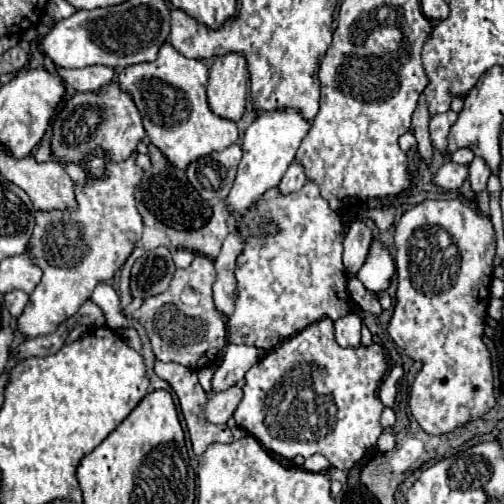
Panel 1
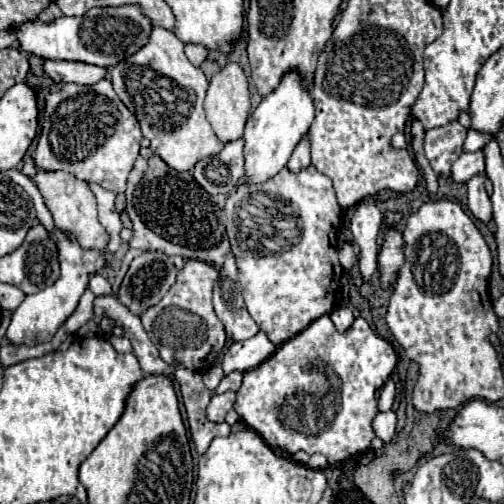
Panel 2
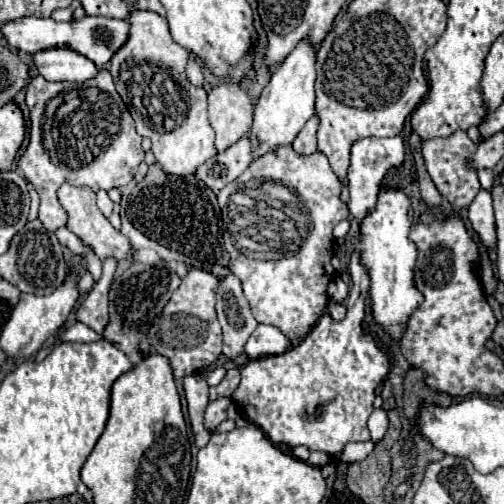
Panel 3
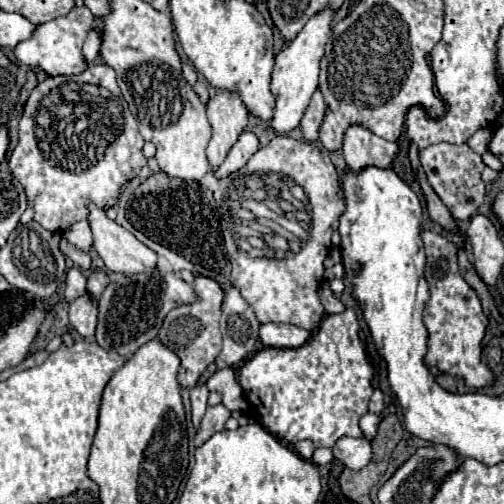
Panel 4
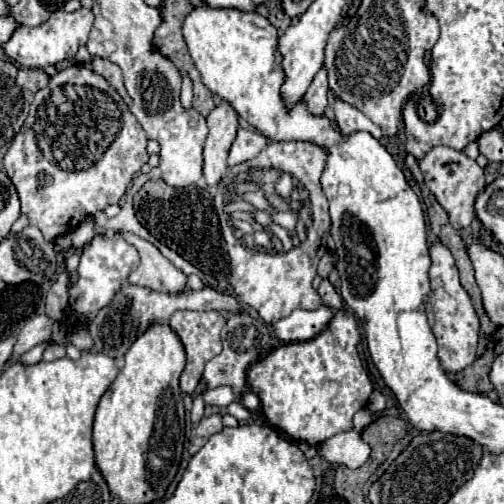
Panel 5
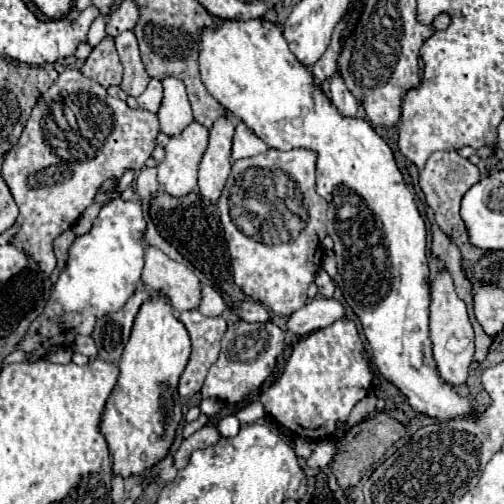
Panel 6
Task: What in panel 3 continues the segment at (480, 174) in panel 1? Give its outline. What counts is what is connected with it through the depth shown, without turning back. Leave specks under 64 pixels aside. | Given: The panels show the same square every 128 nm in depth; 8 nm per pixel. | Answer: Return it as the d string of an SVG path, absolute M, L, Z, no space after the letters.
M480 190L472 204L468 206L468 218L472 228L478 232L482 244L490 250L496 246L496 226L494 226L494 212L492 212L492 198L488 190Z

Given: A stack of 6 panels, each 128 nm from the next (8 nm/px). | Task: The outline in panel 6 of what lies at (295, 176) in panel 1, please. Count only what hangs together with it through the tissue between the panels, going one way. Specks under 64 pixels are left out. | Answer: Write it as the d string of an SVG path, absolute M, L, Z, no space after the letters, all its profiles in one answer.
M342 20L342 22L334 28L328 50L324 52L324 56L322 56L322 58L314 64L314 68L312 68L312 76L314 76L316 88L322 88L322 84L324 84L328 78L332 78L332 76L336 74L336 70L338 70L338 68L336 68L336 58L338 58L338 54L340 54L340 38L342 38L344 26L346 26L346 20Z

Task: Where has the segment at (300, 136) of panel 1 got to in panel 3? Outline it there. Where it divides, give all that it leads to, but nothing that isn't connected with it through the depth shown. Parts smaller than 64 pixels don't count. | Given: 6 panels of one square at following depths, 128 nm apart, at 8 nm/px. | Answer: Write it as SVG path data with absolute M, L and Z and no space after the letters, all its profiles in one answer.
M300 42L286 60L276 68L270 82L262 90L258 104L254 108L254 122L250 128L250 142L252 154L256 158L276 152L280 146L290 146L292 140L298 136L300 128L314 116L314 80L316 80L316 48L308 42Z

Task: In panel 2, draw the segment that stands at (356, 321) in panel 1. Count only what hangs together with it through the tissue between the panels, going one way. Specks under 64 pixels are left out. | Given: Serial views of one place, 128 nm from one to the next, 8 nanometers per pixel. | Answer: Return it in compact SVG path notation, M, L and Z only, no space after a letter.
M336 308L332 314L330 314L334 326L338 332L346 332L350 326L352 326L352 320L354 320L354 314L350 308Z

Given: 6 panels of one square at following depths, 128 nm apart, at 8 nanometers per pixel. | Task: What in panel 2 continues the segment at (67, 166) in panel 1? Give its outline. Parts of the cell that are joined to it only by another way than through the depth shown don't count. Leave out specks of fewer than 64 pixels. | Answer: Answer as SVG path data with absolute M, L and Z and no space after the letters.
M88 184L98 200L98 216L100 216L100 224L104 226L104 230L108 232L110 236L110 242L108 242L108 252L114 254L122 240L120 240L120 230L122 230L122 220L120 220L120 214L114 210L114 200L116 200L116 194L114 192L108 192L104 190L102 186L98 184Z

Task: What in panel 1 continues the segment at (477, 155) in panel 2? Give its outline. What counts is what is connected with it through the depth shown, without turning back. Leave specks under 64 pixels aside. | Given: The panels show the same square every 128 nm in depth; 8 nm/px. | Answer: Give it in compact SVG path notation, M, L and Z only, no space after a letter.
M444 162L444 166L436 172L434 184L442 190L456 190L468 178L468 166L460 166L456 162Z

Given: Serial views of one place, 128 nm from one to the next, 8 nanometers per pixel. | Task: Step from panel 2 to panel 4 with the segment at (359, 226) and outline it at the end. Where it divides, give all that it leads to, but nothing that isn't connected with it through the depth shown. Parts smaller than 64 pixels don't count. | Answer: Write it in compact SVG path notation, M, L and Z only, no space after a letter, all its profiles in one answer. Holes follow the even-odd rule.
M350 126L344 138L344 160L352 168L352 172L360 172L368 164L376 164L378 168L388 168L398 152L396 142L388 142L364 126ZM346 308L342 314L328 314L304 346L264 348L250 360L246 360L238 372L238 384L246 400L254 406L262 426L270 434L290 444L296 444L300 440L312 440L316 448L332 448L344 436L362 436L358 420L368 412L368 402L372 396L372 378L374 366L368 360L364 344L360 340L360 326L354 308Z

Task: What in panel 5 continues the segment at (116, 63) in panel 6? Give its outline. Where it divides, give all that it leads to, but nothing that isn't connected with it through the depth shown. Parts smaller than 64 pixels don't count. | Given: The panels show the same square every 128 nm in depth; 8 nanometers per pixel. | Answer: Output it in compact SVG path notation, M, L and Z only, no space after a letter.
M94 58L92 66L94 66L94 72L102 74L102 76L110 82L110 86L112 86L112 88L116 88L116 90L118 90L118 94L122 94L124 102L126 102L130 107L132 99L126 93L124 82L122 82L122 72L120 72L120 68L118 68L116 64L108 62L108 60L102 60L102 58Z

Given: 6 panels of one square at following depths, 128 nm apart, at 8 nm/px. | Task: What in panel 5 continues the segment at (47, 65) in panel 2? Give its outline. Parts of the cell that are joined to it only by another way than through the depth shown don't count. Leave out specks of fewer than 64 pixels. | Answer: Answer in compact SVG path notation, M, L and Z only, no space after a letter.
M80 8L76 12L64 12L64 10L54 10L52 16L48 18L48 22L40 24L40 26L20 26L12 38L4 44L4 52L10 60L28 66L28 68L46 68L52 64L58 64L66 58L74 58L78 48L86 44L88 40L88 32L92 28L94 22L94 14L88 12L86 8Z

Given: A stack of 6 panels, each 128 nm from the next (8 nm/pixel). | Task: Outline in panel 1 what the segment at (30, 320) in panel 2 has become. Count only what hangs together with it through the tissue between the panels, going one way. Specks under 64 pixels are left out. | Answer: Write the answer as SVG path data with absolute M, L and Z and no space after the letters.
M94 148L86 158L98 156L104 160L104 172L98 178L86 170L88 184L76 184L78 210L72 212L36 212L34 234L28 242L28 256L42 270L42 280L30 294L18 328L24 336L36 338L52 334L66 318L74 316L78 308L90 298L96 284L108 282L124 266L136 242L142 238L144 222L136 212L134 190L142 180L144 170L136 164L138 152L124 162L114 162L102 148Z

